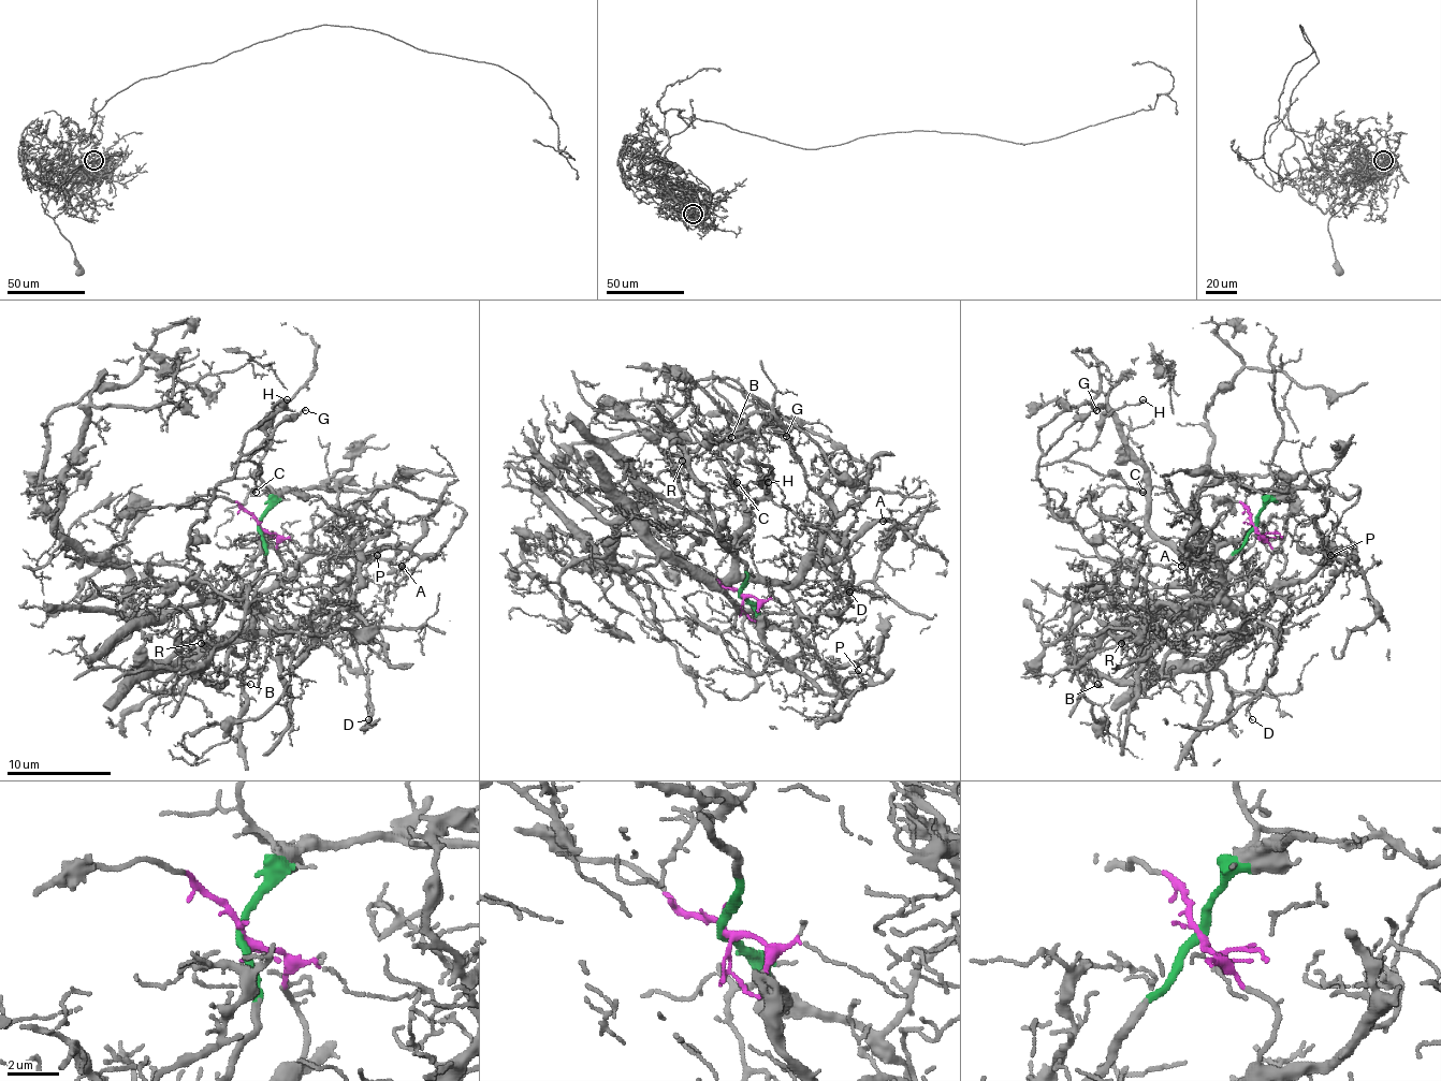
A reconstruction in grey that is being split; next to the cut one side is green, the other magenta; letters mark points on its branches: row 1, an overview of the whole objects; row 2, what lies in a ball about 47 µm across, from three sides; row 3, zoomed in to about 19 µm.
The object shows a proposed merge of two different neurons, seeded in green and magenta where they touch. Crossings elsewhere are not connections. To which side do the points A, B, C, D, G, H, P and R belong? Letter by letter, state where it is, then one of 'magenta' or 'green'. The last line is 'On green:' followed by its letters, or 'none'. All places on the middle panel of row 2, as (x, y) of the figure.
A: place (883, 521); magenta
B: place (731, 437); magenta
C: place (737, 482); green
D: place (849, 592); magenta
G: place (786, 436); green
H: place (768, 482); green
P: place (858, 670); magenta
R: place (682, 461); magenta
On green: C, G, H

